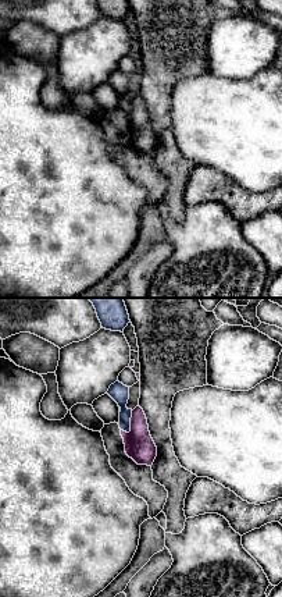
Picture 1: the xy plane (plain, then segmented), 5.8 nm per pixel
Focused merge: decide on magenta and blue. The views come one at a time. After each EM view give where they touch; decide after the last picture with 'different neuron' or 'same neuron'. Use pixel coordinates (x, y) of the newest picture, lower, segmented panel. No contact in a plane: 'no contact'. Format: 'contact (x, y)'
contact (131, 422)

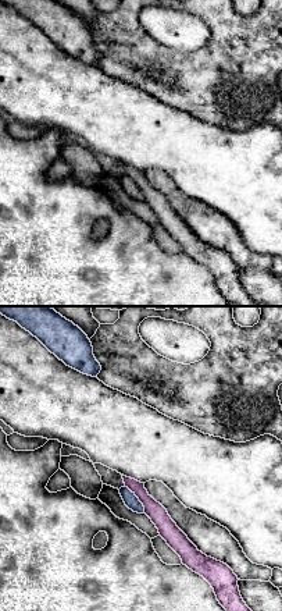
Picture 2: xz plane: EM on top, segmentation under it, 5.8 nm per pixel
contact (138, 497)

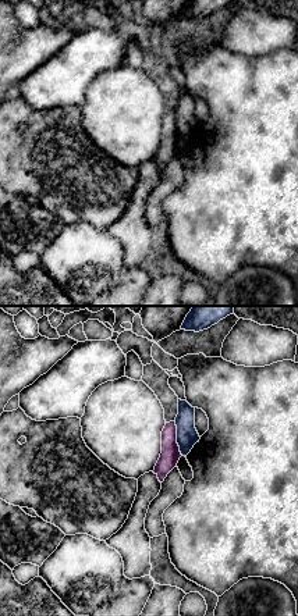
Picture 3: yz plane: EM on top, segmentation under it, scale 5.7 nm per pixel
contact (176, 438)

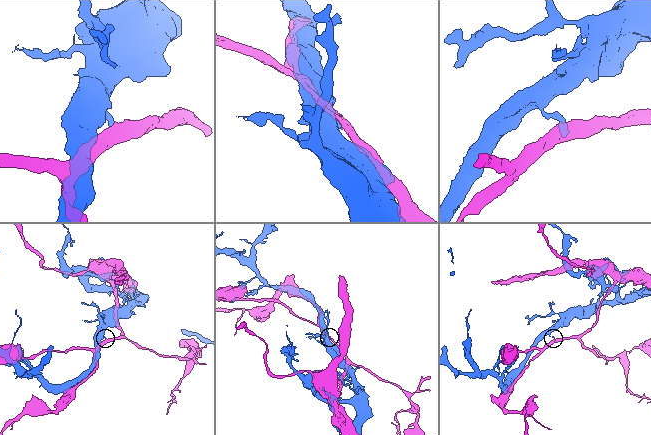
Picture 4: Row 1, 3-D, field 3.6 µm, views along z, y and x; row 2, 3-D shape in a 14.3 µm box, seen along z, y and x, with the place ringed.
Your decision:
different neuron

